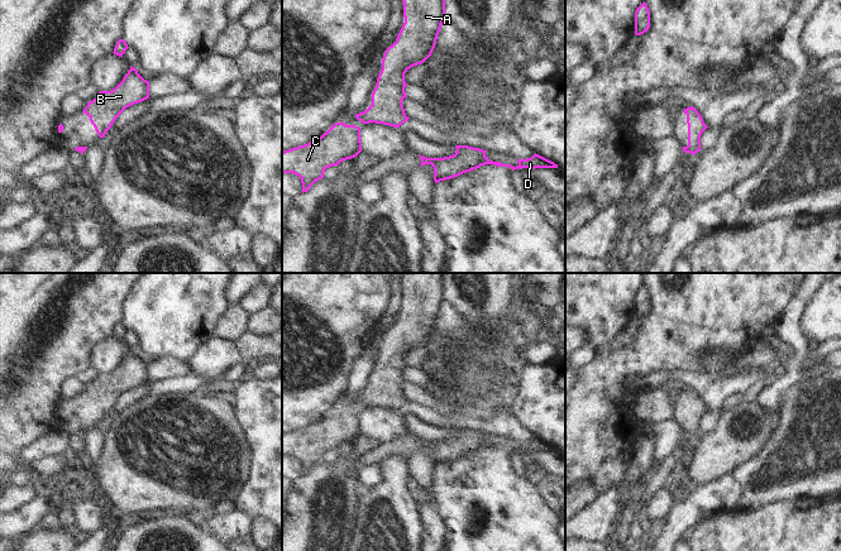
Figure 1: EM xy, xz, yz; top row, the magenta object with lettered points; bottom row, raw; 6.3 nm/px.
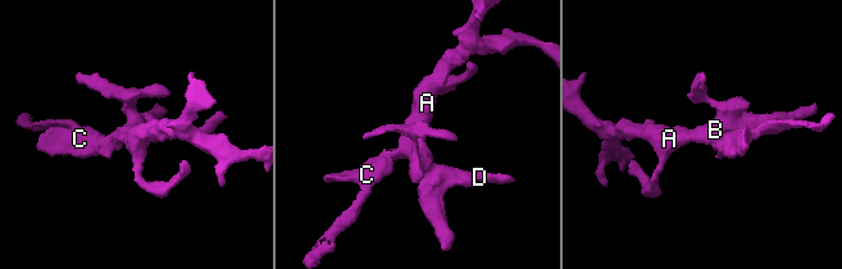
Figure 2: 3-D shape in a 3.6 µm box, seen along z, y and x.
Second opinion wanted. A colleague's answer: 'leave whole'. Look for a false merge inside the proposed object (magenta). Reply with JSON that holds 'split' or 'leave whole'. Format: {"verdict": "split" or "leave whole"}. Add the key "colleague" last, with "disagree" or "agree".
{"verdict": "leave whole", "colleague": "agree"}

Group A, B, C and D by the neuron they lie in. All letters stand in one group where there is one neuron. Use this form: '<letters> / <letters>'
A B C D

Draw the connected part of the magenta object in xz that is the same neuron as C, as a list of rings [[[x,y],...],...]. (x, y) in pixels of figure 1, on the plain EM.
[[[335,406],[317,423],[282,435],[282,456],[298,459],[304,476],[324,460],[326,451],[352,442],[360,435],[360,412]]]

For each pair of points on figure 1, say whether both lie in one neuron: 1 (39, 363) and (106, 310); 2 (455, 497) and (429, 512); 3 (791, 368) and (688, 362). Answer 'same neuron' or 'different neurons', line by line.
1: same neuron
2: different neurons
3: different neurons

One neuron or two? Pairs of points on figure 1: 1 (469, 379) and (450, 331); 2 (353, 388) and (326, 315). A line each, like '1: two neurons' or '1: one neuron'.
1: one neuron
2: two neurons

